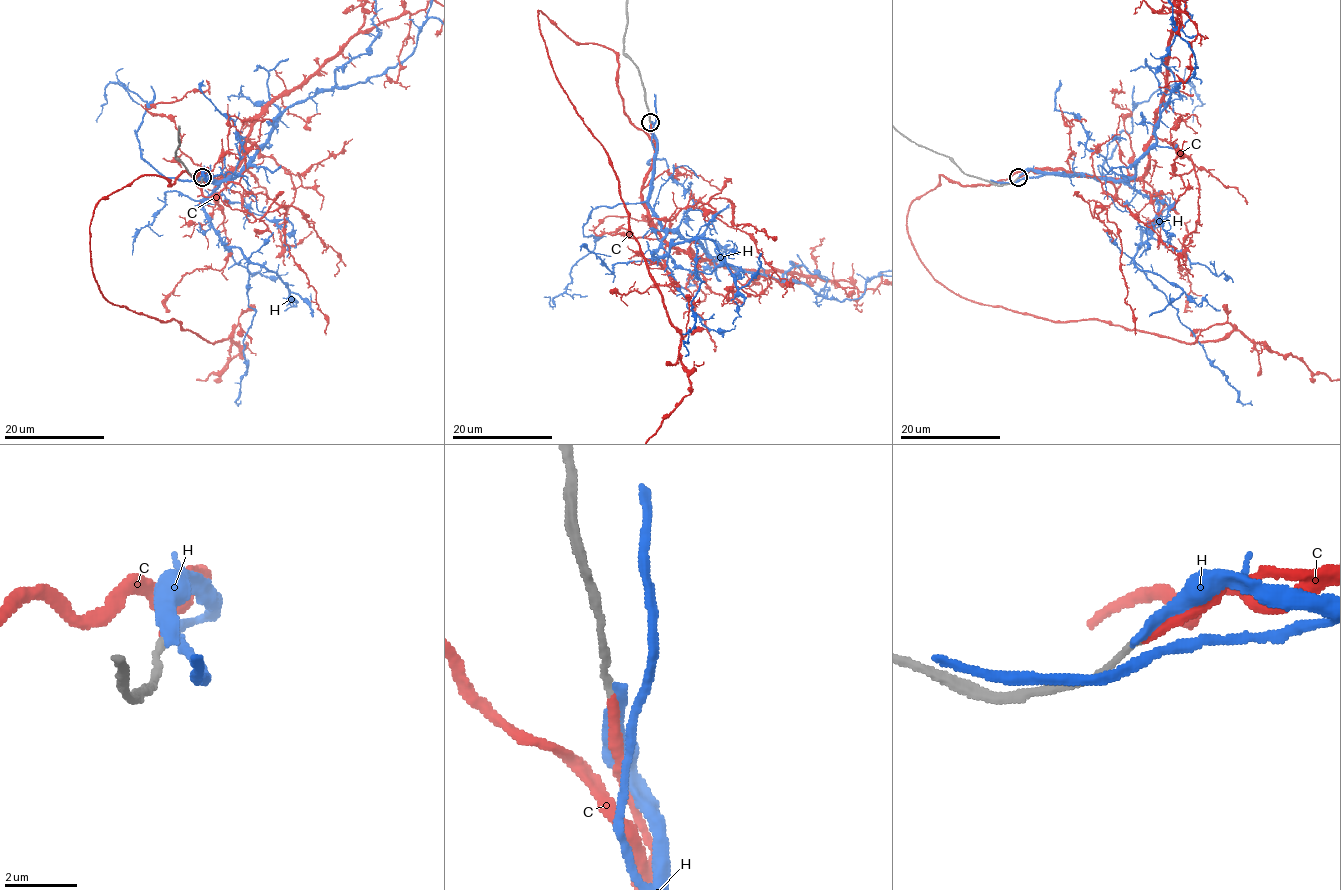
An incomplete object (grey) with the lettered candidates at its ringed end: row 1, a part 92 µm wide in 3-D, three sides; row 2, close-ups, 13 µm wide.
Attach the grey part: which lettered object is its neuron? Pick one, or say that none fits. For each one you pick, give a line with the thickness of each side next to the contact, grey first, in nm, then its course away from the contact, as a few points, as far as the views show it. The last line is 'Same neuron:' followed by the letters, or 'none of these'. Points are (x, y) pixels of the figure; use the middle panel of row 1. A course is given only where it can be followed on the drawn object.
C: 180/240 nm
Same neuron: C

